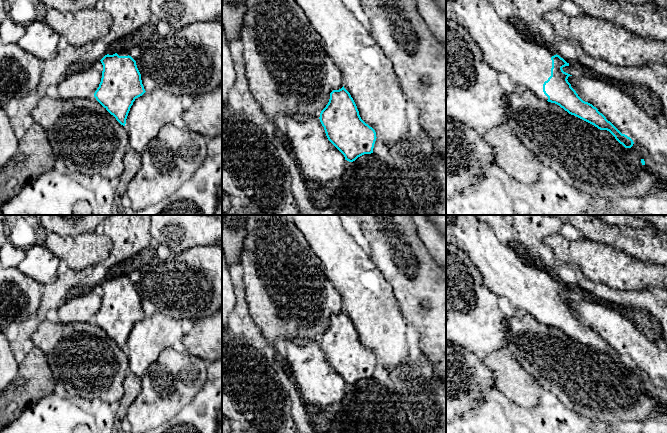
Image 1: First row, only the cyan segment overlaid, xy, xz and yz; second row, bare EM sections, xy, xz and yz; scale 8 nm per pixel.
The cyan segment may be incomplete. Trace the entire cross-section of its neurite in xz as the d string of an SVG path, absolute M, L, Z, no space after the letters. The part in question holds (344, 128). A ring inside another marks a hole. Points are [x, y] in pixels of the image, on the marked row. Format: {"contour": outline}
{"contour": "M344 86L330 93L329 102L321 111L319 119L328 140L344 155L345 160L353 162L364 154L373 153L376 132L361 119L353 98Z"}

